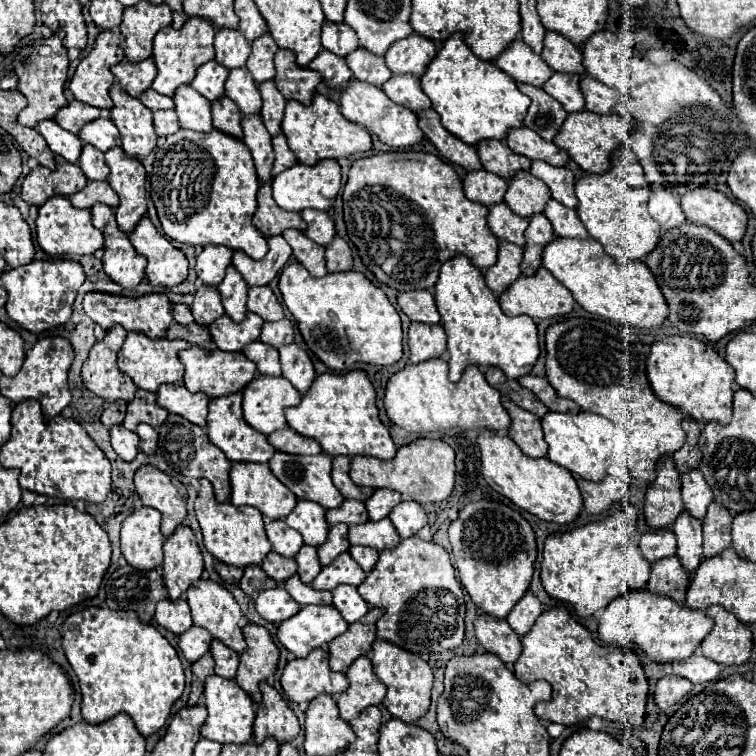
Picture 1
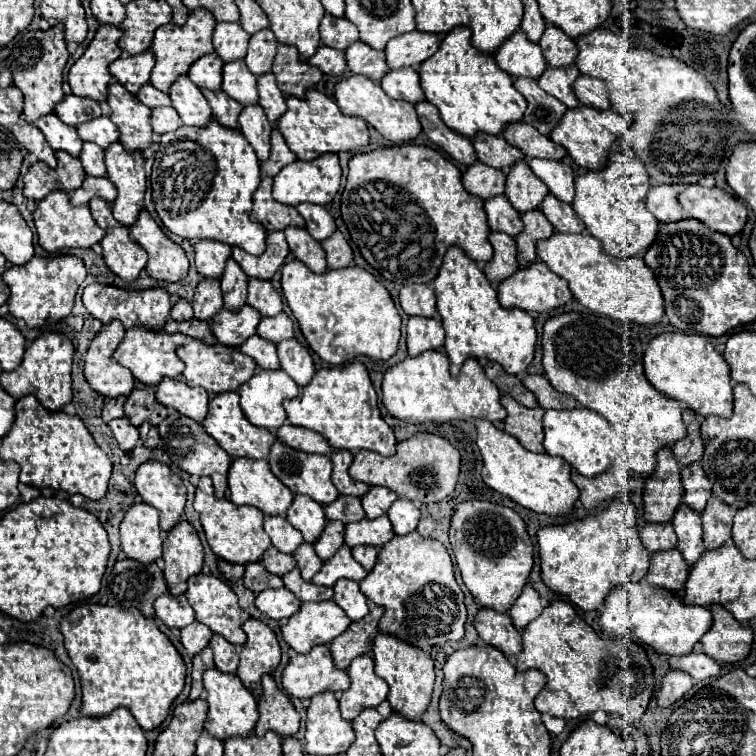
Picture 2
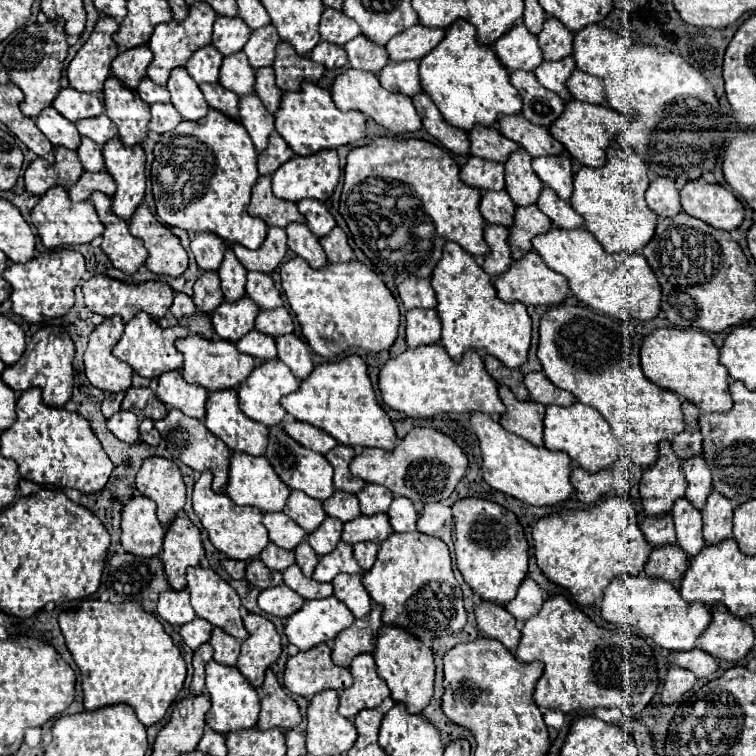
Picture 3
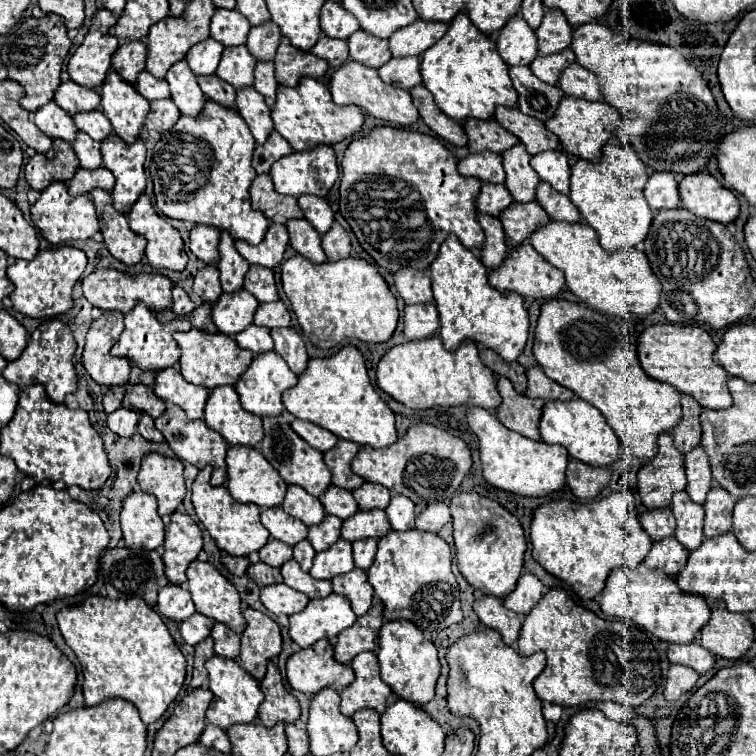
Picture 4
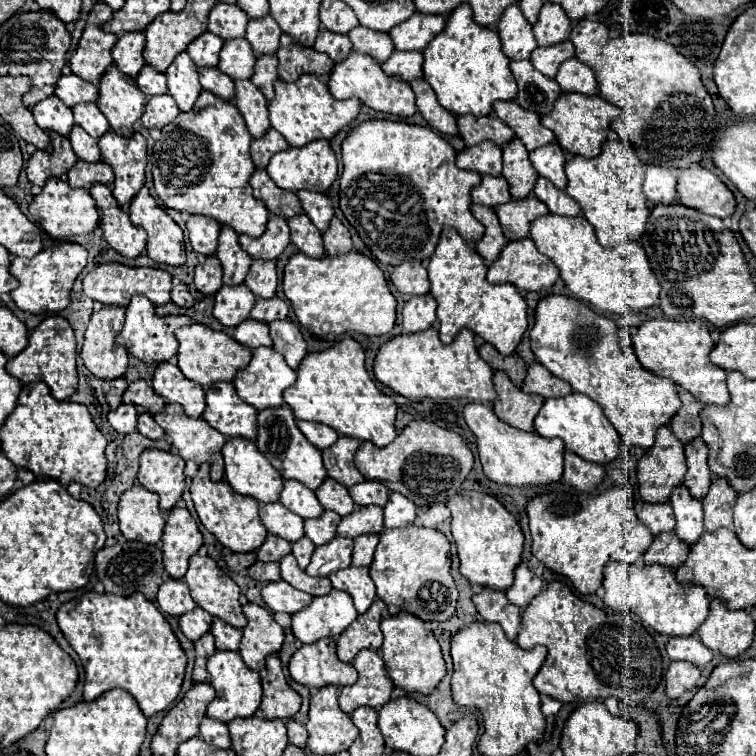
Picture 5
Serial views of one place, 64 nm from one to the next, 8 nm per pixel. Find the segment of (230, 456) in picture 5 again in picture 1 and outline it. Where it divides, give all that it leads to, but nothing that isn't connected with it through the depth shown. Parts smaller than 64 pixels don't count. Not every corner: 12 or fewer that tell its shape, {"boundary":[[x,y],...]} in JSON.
{"boundary":[[232,464],[230,502],[270,520],[298,502],[268,464]]}

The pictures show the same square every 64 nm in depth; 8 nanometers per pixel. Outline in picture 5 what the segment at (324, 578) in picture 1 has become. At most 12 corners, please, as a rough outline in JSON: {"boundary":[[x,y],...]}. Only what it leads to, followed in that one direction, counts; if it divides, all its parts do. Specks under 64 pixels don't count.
{"boundary":[[352,540],[318,546],[306,572],[330,576],[352,562]]}

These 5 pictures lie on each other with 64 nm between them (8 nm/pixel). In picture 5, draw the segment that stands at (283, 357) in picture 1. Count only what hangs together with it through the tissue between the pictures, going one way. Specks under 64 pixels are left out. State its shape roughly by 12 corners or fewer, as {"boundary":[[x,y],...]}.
{"boundary":[[290,320],[270,324],[274,350],[298,370],[306,356],[300,328]]}

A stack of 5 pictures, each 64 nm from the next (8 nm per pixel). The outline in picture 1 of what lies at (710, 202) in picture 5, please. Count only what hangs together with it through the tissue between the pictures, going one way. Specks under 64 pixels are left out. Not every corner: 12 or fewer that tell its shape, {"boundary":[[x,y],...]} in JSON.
{"boundary":[[712,188],[688,190],[688,222],[732,244],[748,226],[746,210]]}

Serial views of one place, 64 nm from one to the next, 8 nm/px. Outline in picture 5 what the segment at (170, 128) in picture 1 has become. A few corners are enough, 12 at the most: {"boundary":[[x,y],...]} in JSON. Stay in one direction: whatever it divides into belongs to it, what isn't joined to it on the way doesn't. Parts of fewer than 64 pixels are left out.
{"boundary":[[170,94],[150,96],[142,126],[164,128],[178,114]]}

